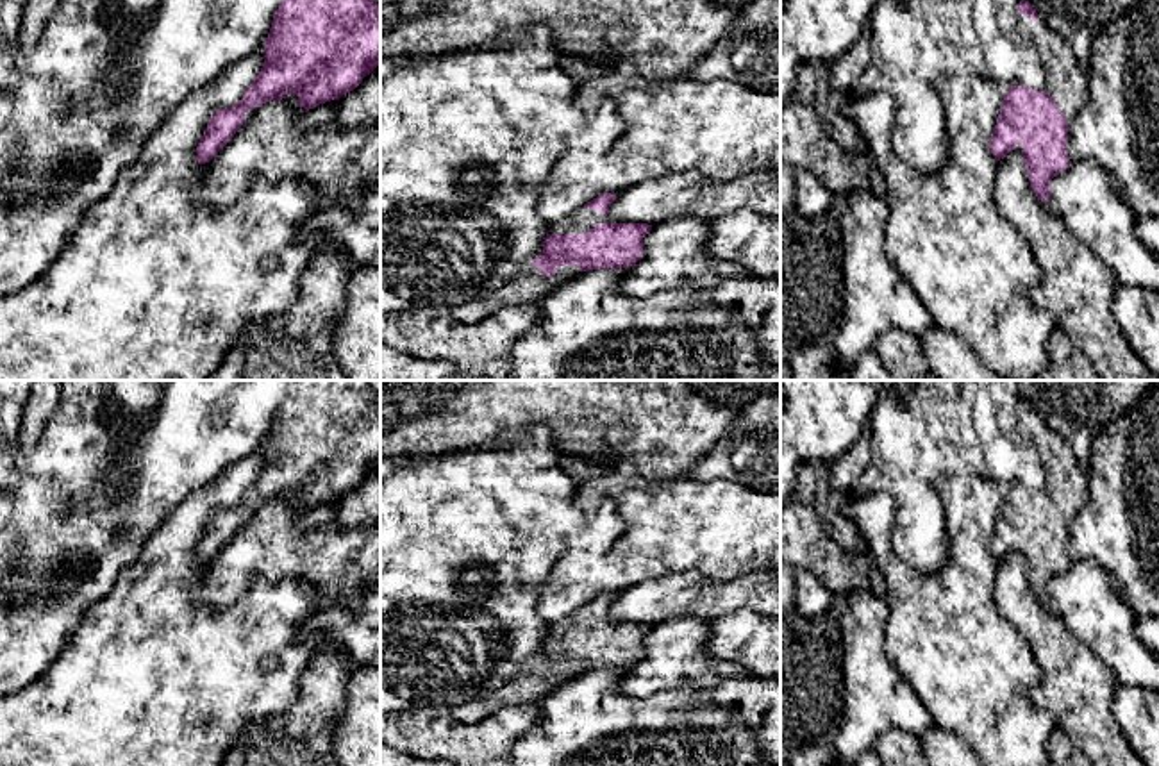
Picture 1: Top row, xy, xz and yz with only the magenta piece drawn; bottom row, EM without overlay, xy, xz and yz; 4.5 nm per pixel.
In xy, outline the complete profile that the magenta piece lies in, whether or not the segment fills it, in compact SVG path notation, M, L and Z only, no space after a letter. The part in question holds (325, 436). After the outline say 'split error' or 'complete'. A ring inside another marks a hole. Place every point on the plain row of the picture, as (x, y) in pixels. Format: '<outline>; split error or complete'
M293 380L273 414L257 479L236 505L211 516L196 546L196 562L209 562L232 539L248 509L295 493L298 505L309 511L354 491L379 464L380 405L373 398L371 380Z; complete

